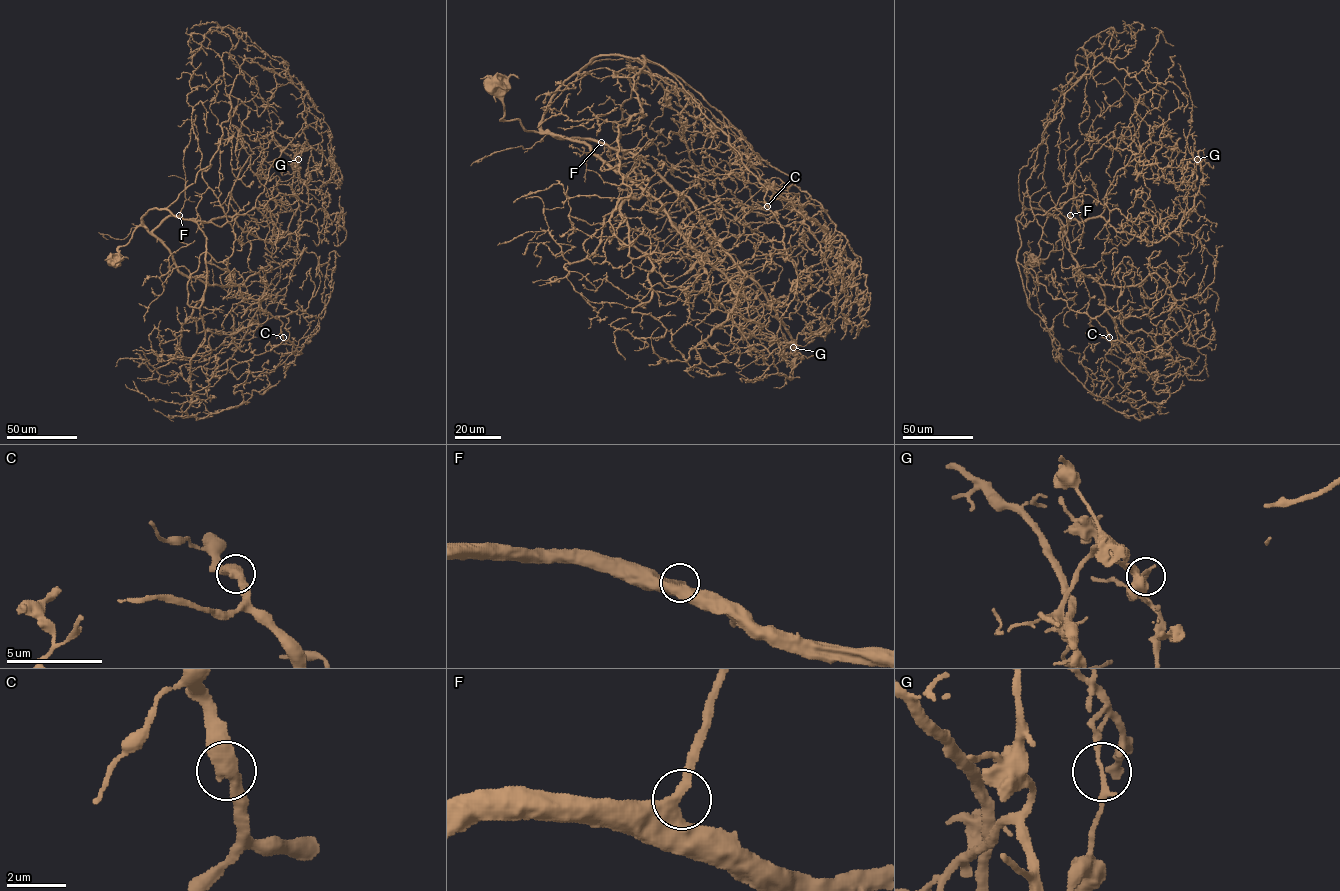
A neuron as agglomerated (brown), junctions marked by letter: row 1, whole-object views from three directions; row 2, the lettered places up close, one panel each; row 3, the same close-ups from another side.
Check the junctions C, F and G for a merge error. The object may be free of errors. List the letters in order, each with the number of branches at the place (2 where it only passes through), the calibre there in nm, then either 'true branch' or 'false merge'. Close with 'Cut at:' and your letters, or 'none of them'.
C: branches 2; calibre 460 nm; true branch
F: branches 2; calibre 440 nm; true branch
G: branches 2; calibre 140 nm; false merge
Cut at: G

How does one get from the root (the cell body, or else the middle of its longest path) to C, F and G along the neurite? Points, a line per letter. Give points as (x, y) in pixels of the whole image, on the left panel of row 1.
C: (111, 260), (150, 209), (193, 220), (206, 239), (205, 260), (226, 268), (245, 299), (277, 318), (282, 337)
F: (111, 260), (118, 259), (118, 248), (129, 242), (138, 226), (152, 232), (169, 217), (179, 215)
G: (111, 260), (138, 226), (152, 232), (169, 216), (229, 216), (276, 242), (298, 207), (298, 159)

